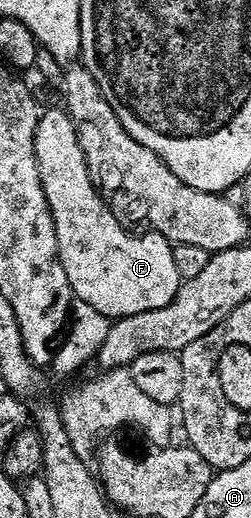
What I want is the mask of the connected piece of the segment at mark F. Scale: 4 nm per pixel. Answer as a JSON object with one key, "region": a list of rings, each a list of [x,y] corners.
{"region":[[[62,108],[51,109],[48,113],[46,110],[40,116],[35,136],[35,154],[41,183],[55,224],[59,258],[65,267],[65,275],[69,275],[72,294],[89,307],[93,307],[93,311],[108,319],[132,317],[141,315],[145,311],[157,311],[161,307],[169,307],[181,284],[171,242],[166,241],[160,233],[147,231],[142,235],[136,235],[119,224],[107,208],[106,201],[99,196],[95,184],[91,182],[85,155],[77,139],[77,131],[73,127],[71,116]]]}

